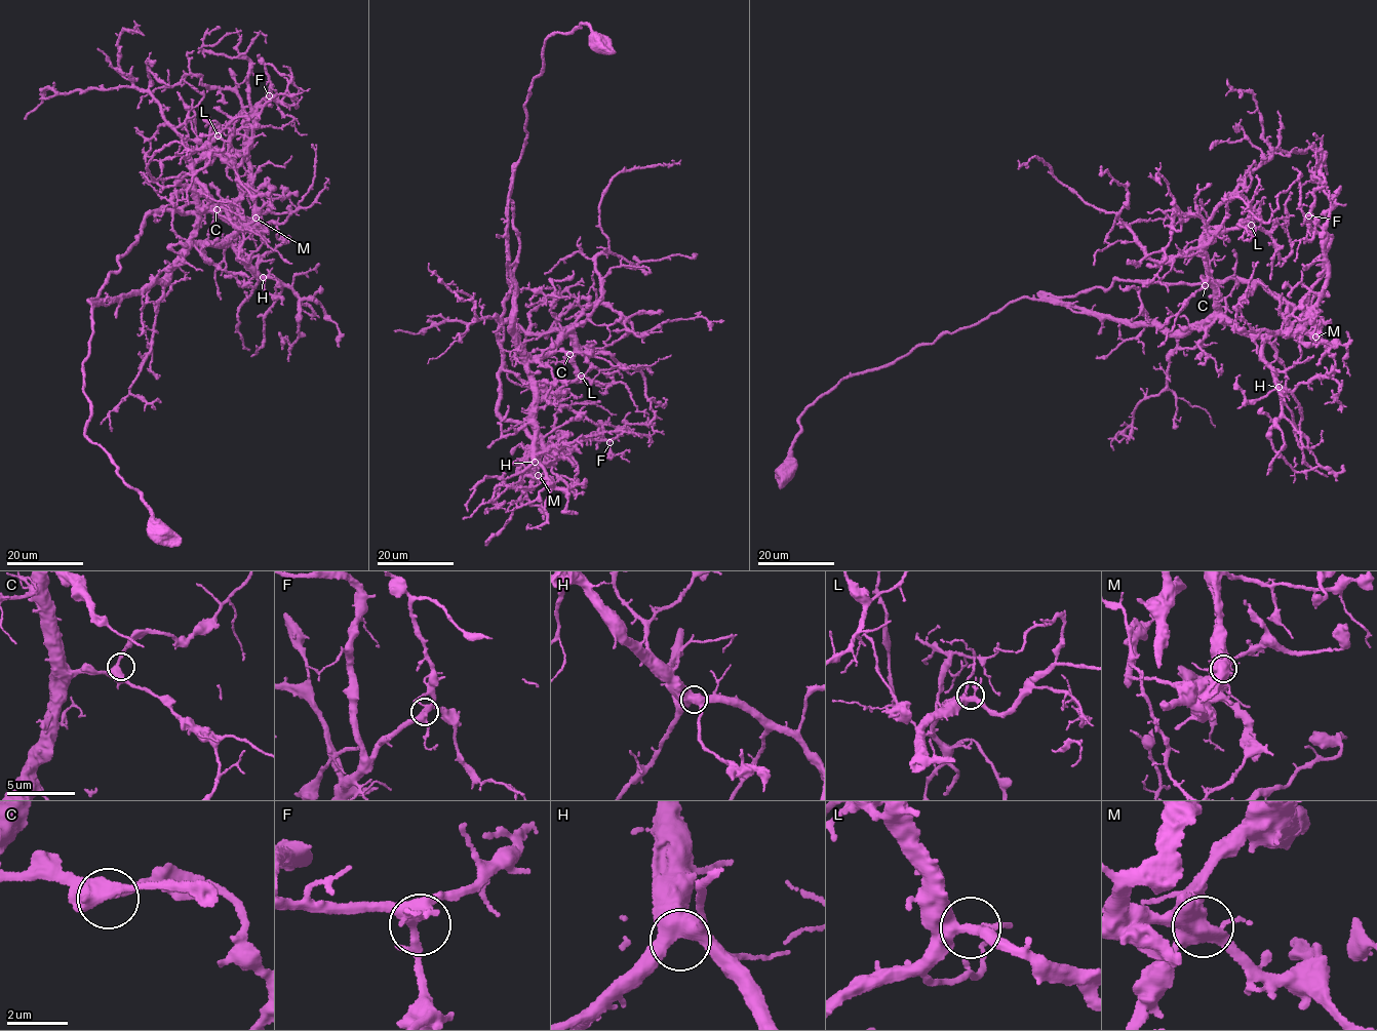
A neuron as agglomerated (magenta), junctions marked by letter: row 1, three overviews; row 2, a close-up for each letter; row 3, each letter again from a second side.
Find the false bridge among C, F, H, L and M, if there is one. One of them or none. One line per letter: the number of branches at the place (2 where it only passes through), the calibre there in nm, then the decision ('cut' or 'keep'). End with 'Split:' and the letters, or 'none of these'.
C: branches 5; calibre 420 nm; keep
F: branches 5; calibre 360 nm; keep
H: branches 4; calibre 500 nm; keep
L: branches 5; calibre 360 nm; keep
M: branches 4; calibre 550 nm; keep
Split: none of these

